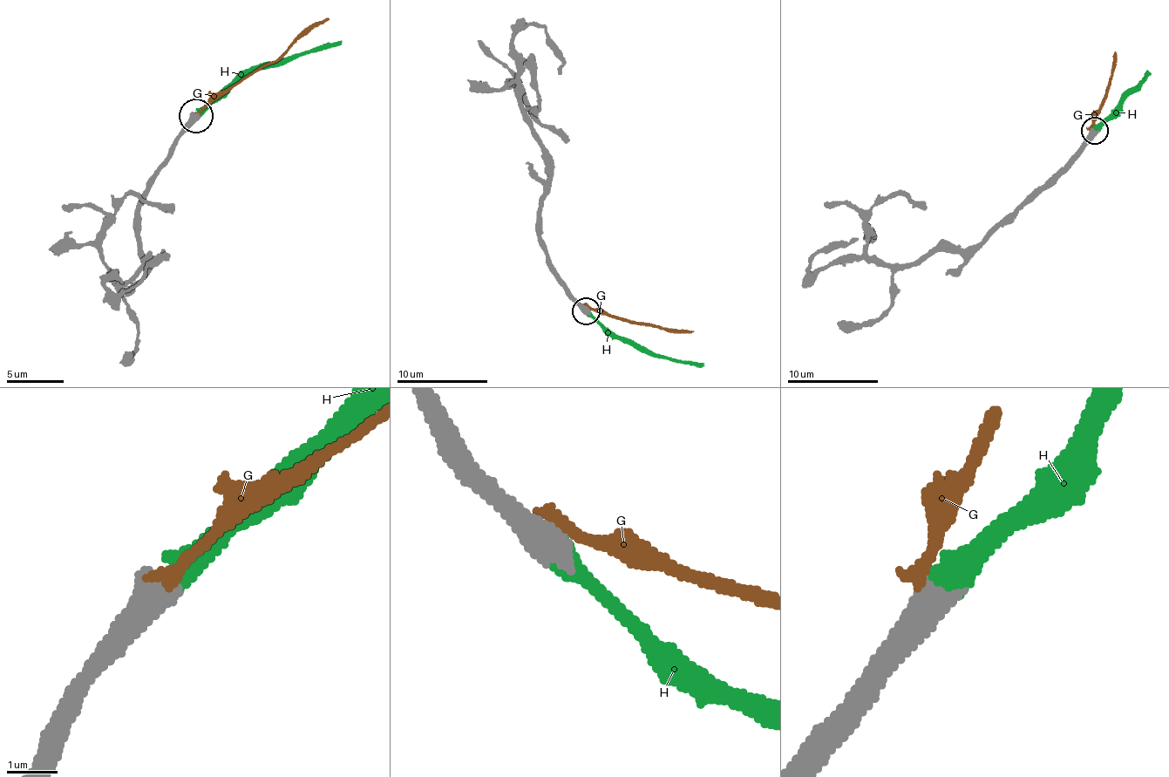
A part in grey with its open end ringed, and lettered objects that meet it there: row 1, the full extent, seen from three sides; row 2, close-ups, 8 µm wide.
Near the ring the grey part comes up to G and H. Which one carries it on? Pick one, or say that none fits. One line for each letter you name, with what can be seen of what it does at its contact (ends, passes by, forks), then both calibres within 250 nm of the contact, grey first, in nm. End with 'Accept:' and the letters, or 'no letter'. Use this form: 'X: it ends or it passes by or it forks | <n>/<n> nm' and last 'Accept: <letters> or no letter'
H: it ends | 650/500 nm
Accept: H

